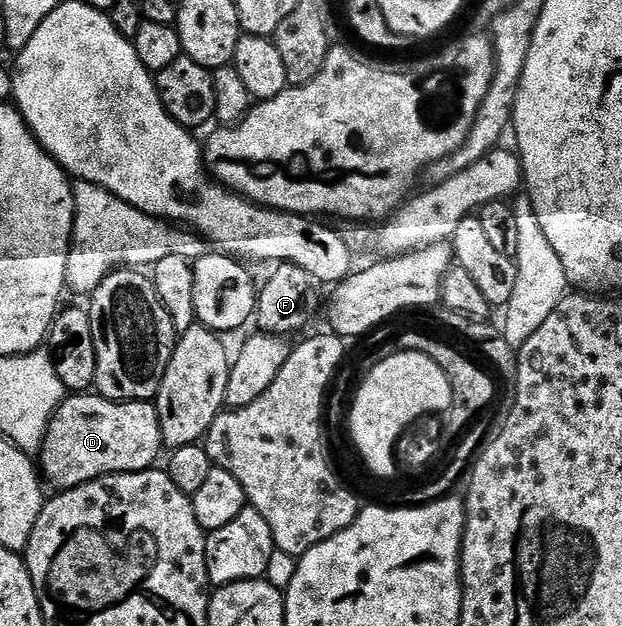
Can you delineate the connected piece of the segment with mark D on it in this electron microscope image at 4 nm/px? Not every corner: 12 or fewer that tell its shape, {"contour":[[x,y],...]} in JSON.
{"contour":[[66,397],[39,470],[60,492],[148,470],[163,454],[152,401]]}

